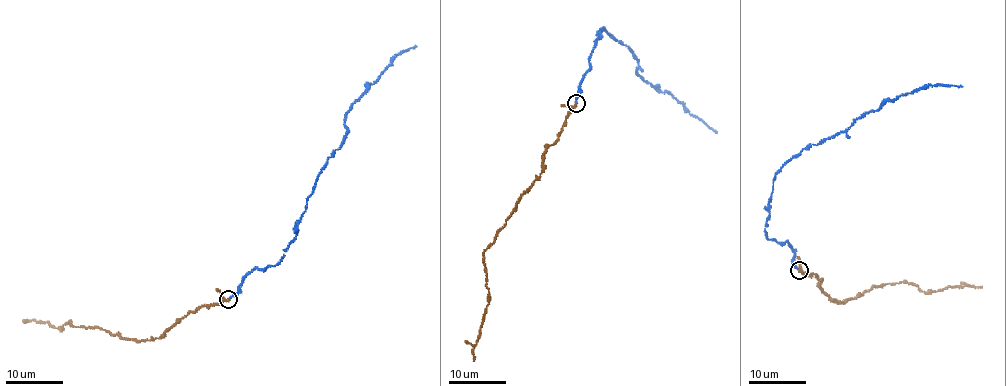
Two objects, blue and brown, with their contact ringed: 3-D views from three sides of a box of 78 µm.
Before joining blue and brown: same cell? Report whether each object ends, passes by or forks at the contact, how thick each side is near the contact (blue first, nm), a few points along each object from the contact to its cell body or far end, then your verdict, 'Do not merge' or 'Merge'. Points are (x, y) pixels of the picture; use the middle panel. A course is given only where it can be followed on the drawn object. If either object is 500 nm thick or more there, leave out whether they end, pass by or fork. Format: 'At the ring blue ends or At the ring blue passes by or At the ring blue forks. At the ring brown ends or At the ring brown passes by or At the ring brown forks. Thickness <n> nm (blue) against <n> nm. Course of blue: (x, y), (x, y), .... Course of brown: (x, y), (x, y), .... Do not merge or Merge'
At the ring blue ends. At the ring brown passes by. Thickness 180 nm (blue) against 200 nm. Course of blue: (576, 103), (602, 27), (626, 45), (637, 61), (636, 72), (645, 81), (669, 91), (717, 133). Course of brown: (576, 103), (555, 140), (548, 146), (543, 156), (541, 173), (484, 252), (489, 304), (473, 349), (474, 361). Merge

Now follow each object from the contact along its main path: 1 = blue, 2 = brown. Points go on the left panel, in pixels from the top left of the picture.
1: (228, 300), (242, 278), (283, 255), (347, 130), (353, 103), (395, 55), (416, 46)
2: (228, 300), (191, 311), (157, 338), (121, 338), (68, 321), (62, 330), (43, 321), (23, 321)

